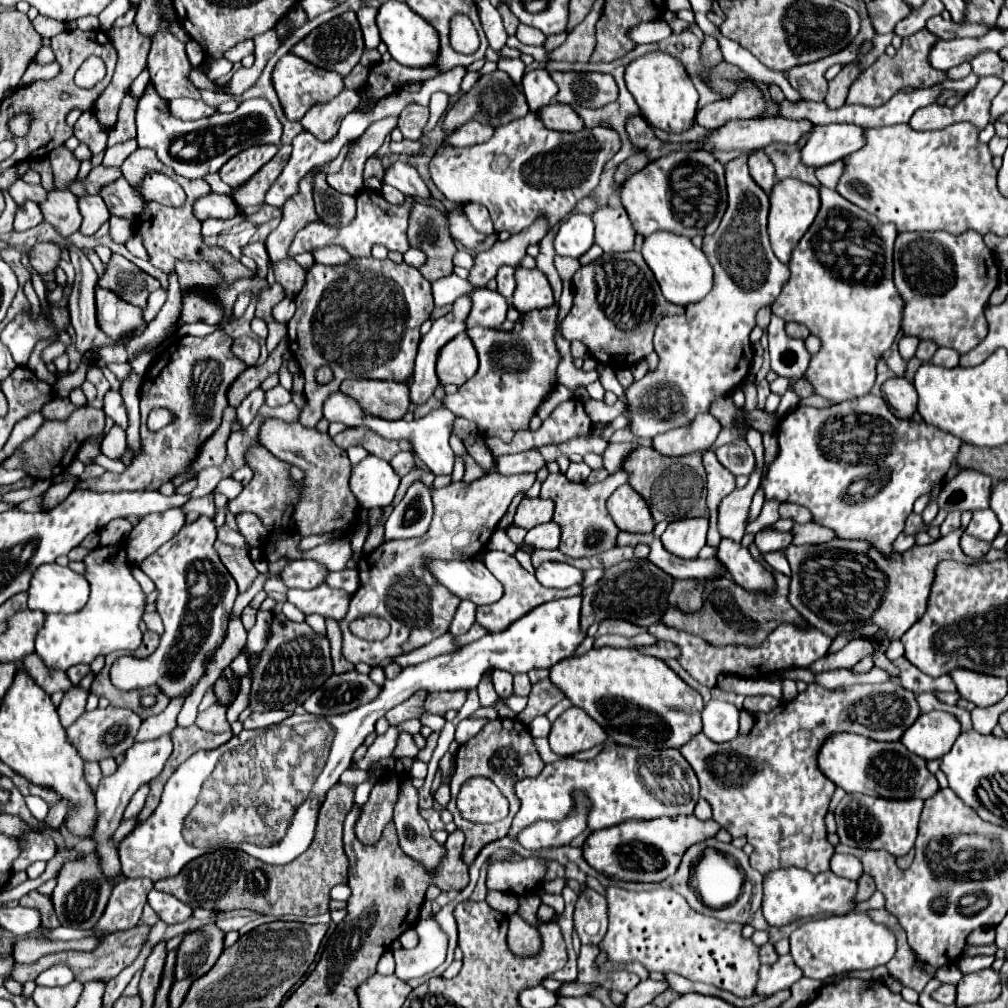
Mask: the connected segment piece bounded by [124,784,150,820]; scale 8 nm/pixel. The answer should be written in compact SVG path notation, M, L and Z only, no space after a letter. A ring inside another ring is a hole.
M142 784L142 786L138 788L138 792L132 796L132 800L130 800L130 804L128 804L126 812L124 812L124 818L126 818L126 820L140 814L140 810L142 810L142 806L144 806L144 802L146 802L148 792L150 792L150 786L148 786L148 784Z

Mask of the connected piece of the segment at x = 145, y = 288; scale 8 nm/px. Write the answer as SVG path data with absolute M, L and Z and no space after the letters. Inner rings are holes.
M112 254L104 276L98 280L102 288L108 288L116 292L122 300L136 304L140 308L148 306L148 296L156 288L160 288L160 282L146 272L142 272L136 264L126 260L120 254Z

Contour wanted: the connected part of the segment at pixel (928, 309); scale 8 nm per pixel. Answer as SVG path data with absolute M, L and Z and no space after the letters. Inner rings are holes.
M944 230L900 234L896 238L896 248L894 248L894 282L898 284L898 292L902 292L902 298L906 300L906 312L902 322L902 332L906 336L930 340L936 346L952 348L958 354L970 352L984 340L988 332L984 310L988 306L988 298L992 290L998 286L1000 280L998 280L996 254L984 244L978 232L966 230L958 236L948 234Z

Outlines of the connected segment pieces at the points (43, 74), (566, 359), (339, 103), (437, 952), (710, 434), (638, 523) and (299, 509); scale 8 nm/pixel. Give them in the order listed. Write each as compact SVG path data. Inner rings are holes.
M52 62L48 66L38 66L38 64L30 64L28 70L24 72L22 76L22 84L28 86L28 84L34 84L36 80L48 80L48 78L54 78L58 74L58 64Z
M556 332L556 346L562 352L562 366L558 368L560 384L564 384L570 392L576 392L576 388L580 386L586 388L590 382L598 380L598 372L584 372L574 366L572 356L570 356L570 342L564 340L558 332Z
M344 90L334 100L326 102L326 104L312 106L304 114L300 124L304 126L304 130L312 132L318 140L328 142L338 134L342 118L348 112L354 112L358 106L360 106L360 92L358 90Z
M420 920L416 924L420 944L412 950L390 950L396 960L396 976L402 980L418 978L446 960L446 934L434 920Z
M710 412L696 414L696 418L690 424L658 434L652 440L652 448L666 456L684 456L696 450L706 452L720 430L722 430L720 422Z
M630 484L620 486L610 496L606 506L620 530L636 532L636 534L648 534L654 530L654 518L650 514L646 500L638 496L638 492L634 492Z
M270 418L260 428L260 442L280 460L290 462L304 472L300 500L292 514L292 522L302 536L322 534L330 530L352 530L358 524L358 500L350 490L352 466L346 456L346 450L338 448L330 434L306 428L300 422L288 424L276 418Z

